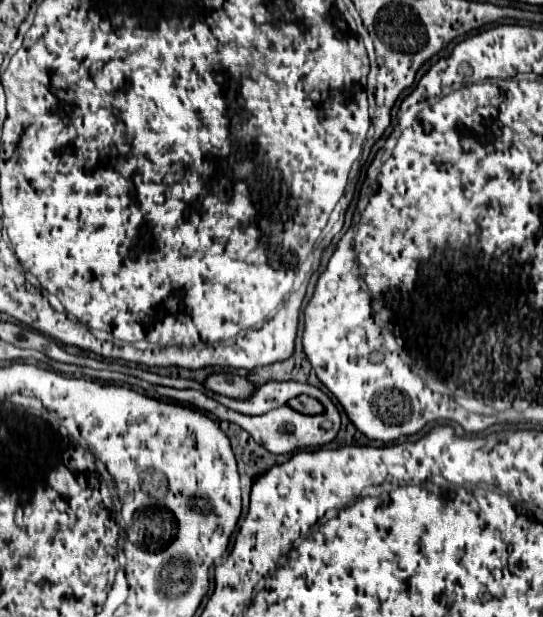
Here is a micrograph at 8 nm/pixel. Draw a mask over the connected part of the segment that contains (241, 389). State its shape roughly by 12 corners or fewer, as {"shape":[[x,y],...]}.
{"shape":[[232,373],[210,375],[206,387],[232,399],[250,399],[256,389]]}

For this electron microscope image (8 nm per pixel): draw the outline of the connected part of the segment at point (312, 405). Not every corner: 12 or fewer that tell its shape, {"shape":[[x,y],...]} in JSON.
{"shape":[[308,395],[288,401],[292,409],[304,415],[318,415],[324,411],[322,403]]}

